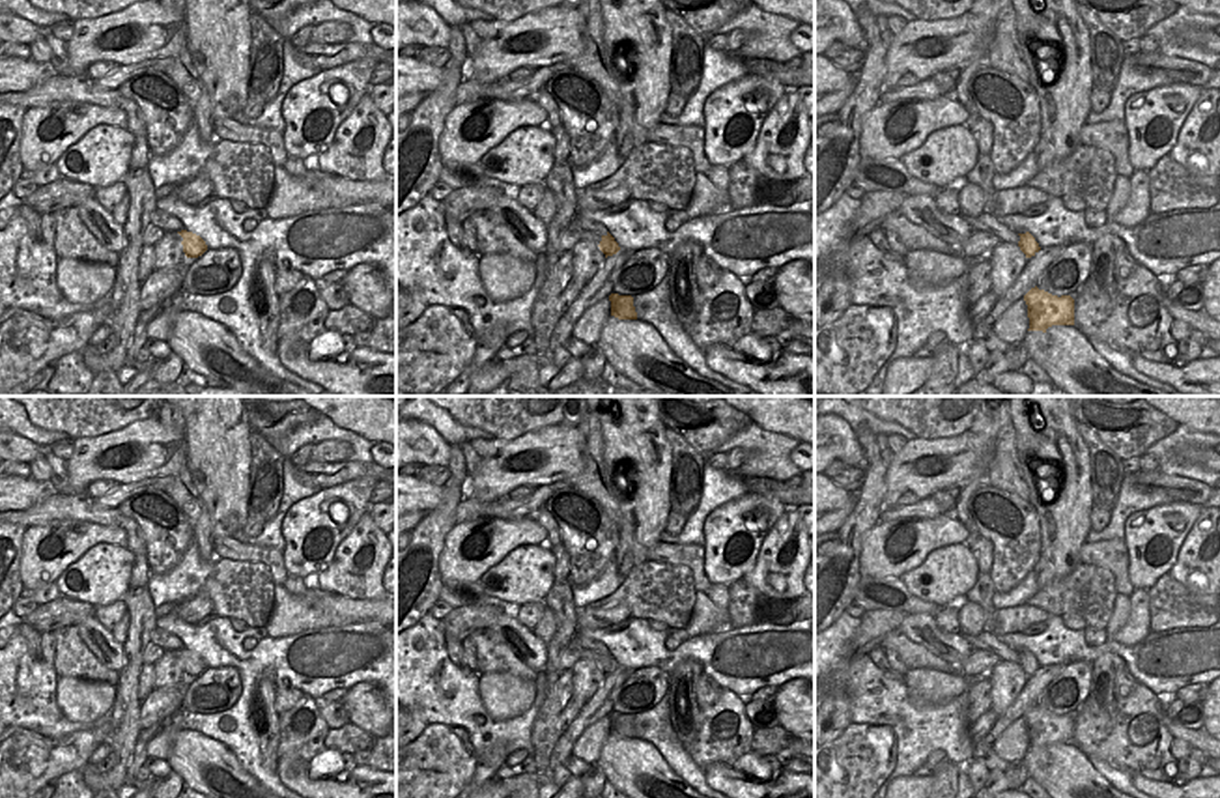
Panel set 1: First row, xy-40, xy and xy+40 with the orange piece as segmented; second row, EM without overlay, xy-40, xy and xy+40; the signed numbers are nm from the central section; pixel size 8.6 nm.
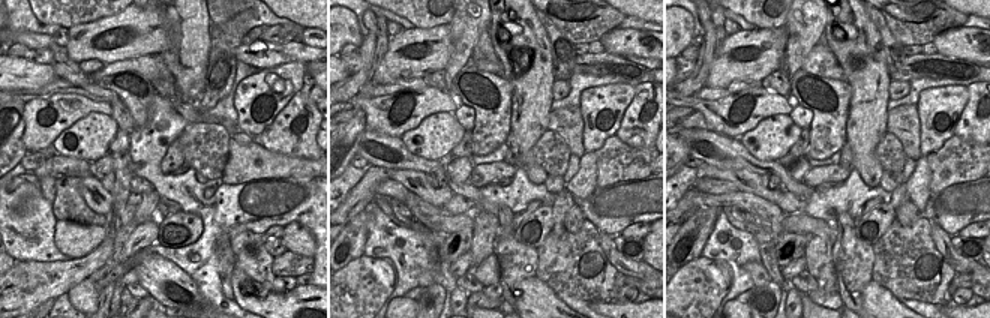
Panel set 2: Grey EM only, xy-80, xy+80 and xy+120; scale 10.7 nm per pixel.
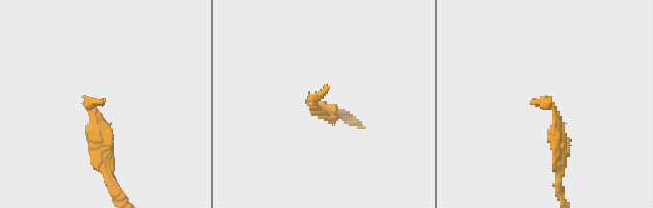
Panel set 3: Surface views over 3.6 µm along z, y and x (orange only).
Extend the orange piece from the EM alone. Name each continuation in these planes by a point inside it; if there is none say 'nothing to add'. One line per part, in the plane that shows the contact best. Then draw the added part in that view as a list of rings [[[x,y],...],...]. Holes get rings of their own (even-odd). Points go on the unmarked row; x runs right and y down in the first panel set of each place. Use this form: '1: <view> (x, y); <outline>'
1: xy (583, 641); [[[575,632],[572,639],[583,648],[598,650],[600,654],[607,654],[607,647],[603,643],[585,637],[579,632]]]

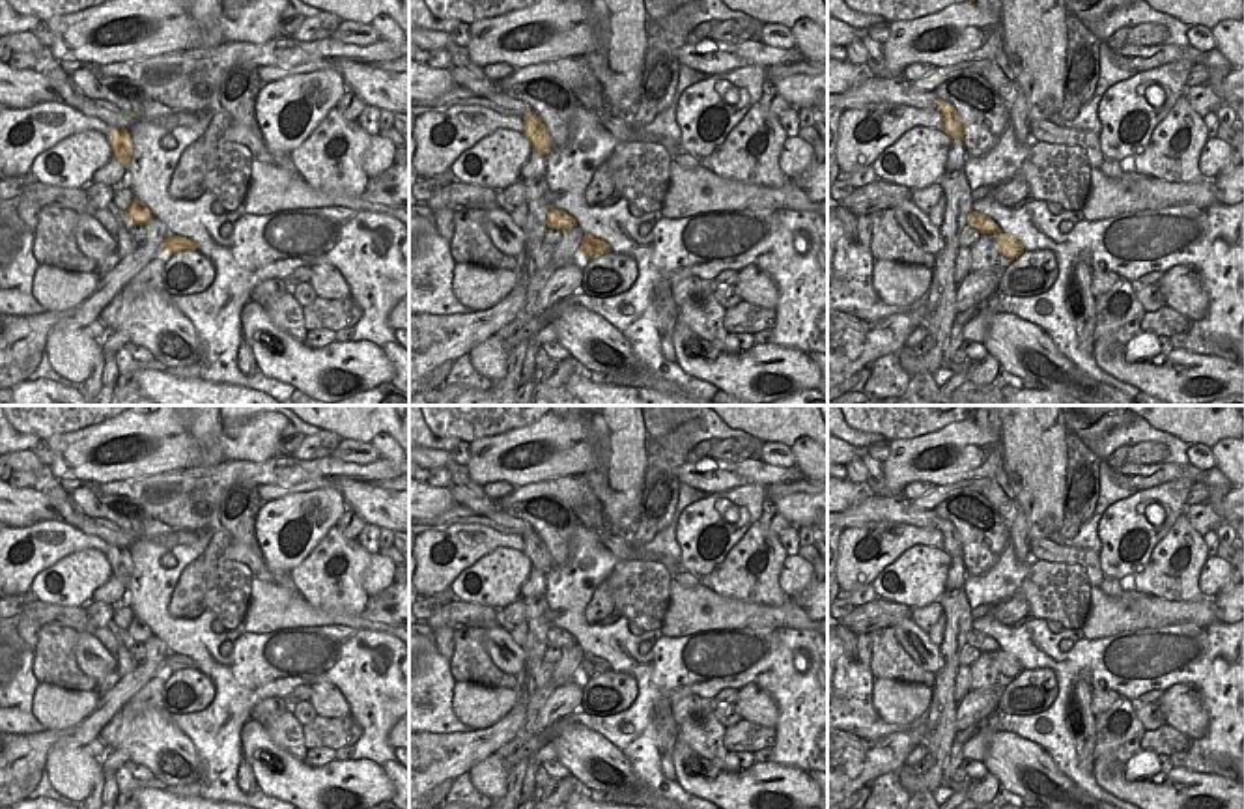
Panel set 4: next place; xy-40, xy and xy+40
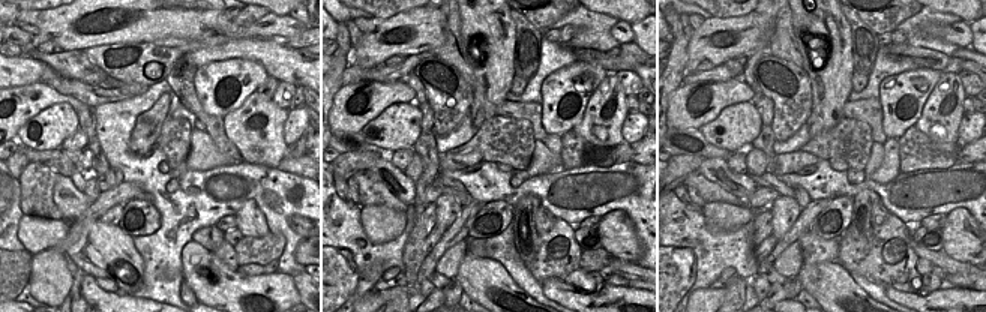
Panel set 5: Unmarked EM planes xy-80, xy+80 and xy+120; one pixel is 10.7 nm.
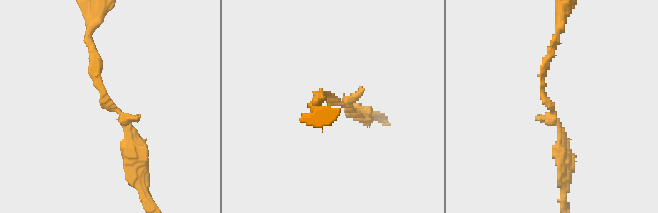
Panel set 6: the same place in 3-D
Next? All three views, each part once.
nothing to add

